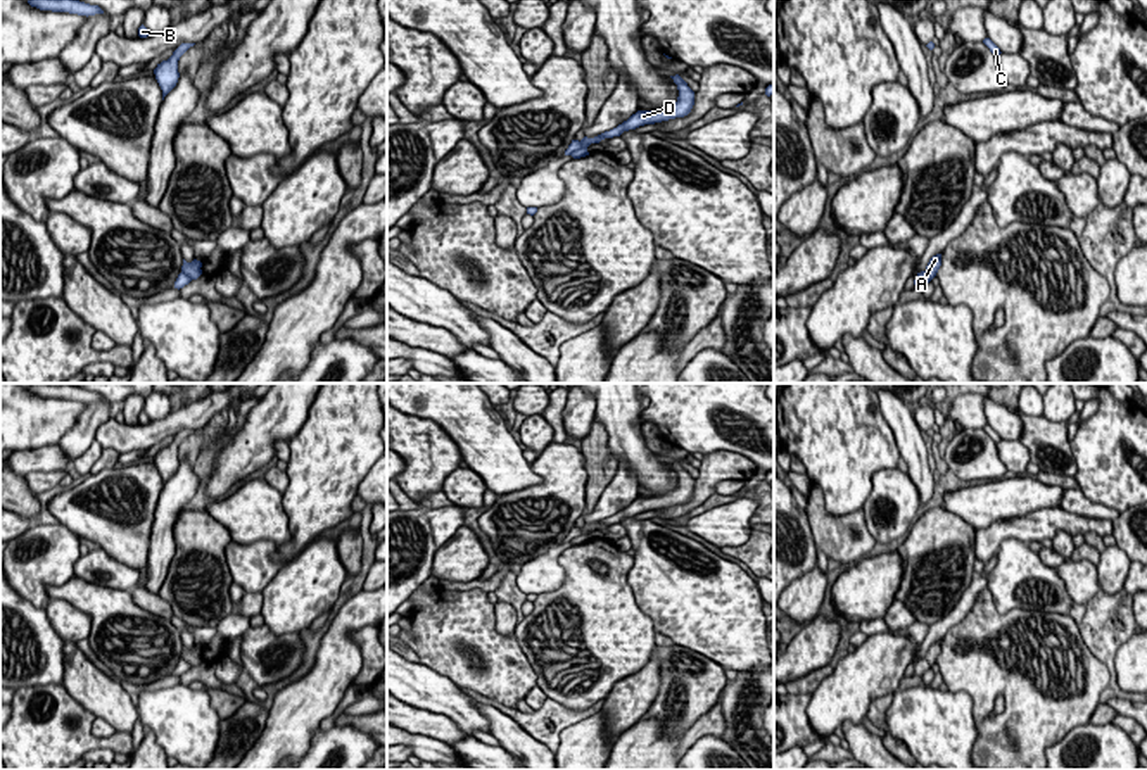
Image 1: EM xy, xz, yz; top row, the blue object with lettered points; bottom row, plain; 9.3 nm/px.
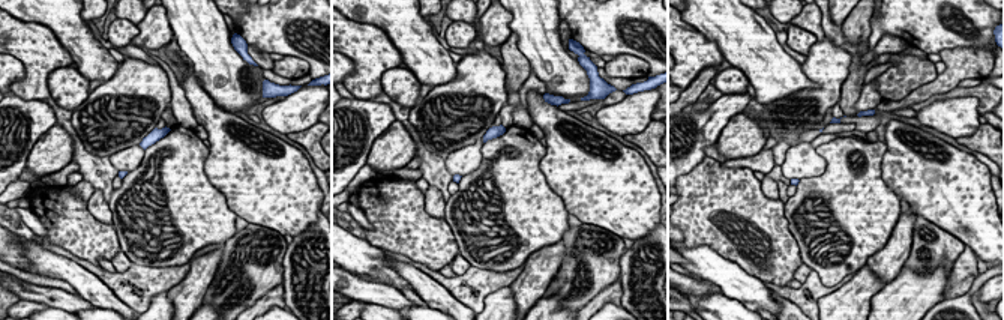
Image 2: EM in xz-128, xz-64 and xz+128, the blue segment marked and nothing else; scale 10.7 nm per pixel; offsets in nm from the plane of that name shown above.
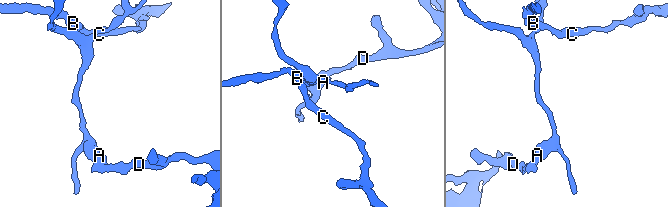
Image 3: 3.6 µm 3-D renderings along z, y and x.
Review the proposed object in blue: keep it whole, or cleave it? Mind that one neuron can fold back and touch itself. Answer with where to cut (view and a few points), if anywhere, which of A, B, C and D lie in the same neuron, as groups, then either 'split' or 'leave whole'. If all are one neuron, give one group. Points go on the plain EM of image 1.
cut xy (182, 658), (192, 665); groups A / B C D; split

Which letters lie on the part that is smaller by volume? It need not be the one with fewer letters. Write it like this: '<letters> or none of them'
A

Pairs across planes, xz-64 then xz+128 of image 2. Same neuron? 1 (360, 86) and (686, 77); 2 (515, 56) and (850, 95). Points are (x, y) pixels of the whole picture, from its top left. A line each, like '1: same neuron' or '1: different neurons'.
1: same neuron
2: same neuron

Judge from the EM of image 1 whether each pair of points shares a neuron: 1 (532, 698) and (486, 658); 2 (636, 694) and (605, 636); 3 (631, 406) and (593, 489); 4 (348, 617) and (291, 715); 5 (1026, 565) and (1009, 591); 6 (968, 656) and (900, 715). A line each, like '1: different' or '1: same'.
1: different
2: different
3: different
4: same
5: same
6: different

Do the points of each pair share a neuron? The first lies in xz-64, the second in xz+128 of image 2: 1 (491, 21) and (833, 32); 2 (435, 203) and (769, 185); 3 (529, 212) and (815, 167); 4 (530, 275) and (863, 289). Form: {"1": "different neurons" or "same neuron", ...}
{"1": "different neurons", "2": "same neuron", "3": "different neurons", "4": "different neurons"}

